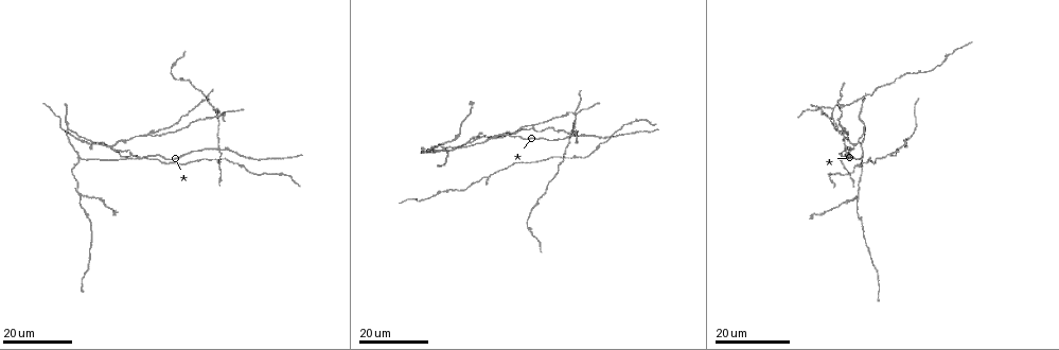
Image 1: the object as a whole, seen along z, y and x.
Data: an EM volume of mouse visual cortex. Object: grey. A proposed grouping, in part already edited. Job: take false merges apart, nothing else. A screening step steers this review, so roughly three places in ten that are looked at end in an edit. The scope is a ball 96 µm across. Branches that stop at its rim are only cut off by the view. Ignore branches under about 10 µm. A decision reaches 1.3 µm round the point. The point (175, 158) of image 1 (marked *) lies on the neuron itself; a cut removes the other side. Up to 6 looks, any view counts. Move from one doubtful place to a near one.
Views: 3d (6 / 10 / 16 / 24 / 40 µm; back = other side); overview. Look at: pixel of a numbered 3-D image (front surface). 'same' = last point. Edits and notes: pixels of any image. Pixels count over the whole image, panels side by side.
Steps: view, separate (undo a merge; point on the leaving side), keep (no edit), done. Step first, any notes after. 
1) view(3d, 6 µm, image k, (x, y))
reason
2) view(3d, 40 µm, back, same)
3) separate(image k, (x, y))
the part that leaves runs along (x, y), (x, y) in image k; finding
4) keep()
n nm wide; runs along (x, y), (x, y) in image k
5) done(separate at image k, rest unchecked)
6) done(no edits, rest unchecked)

view(3d, 16 µm, image 1, (220, 147))

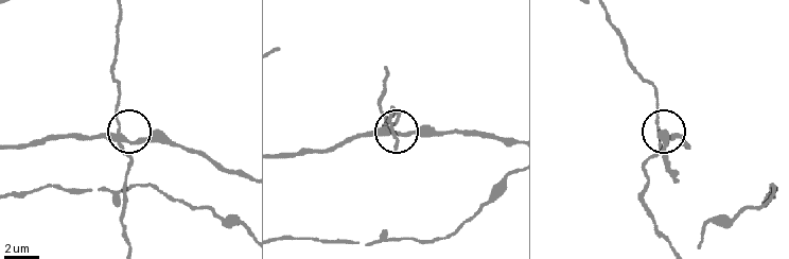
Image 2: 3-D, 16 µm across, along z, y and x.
view(3d, 10 µm, image 2, (120, 132))

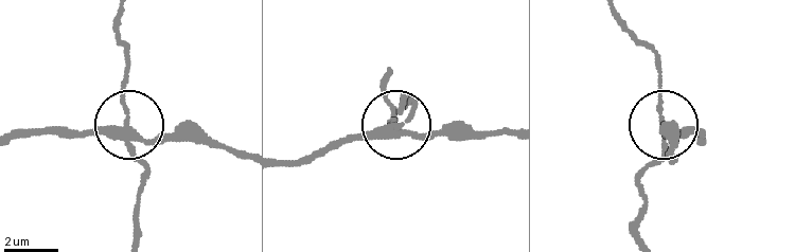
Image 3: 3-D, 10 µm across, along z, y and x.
view(3d, 6 µm, image 3, (127, 127))

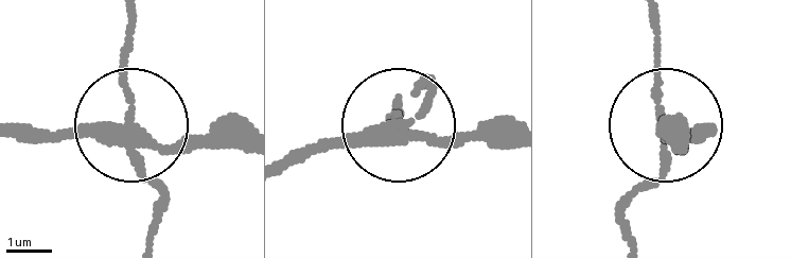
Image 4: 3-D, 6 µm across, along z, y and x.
separate(image 4, (121, 67))
the part that leaves runs along (123, 134), (123, 13) in image 4; two neurons meet here

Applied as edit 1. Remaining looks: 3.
view(overview)

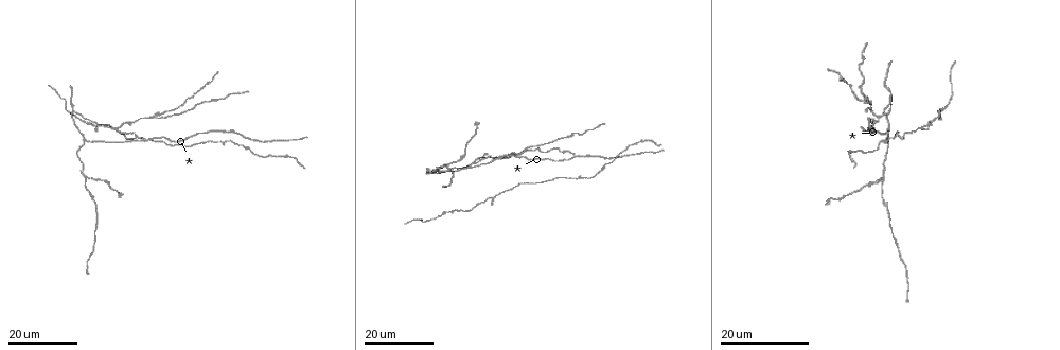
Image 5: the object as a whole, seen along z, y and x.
view(3d, 16 µm, image 5, (247, 149))

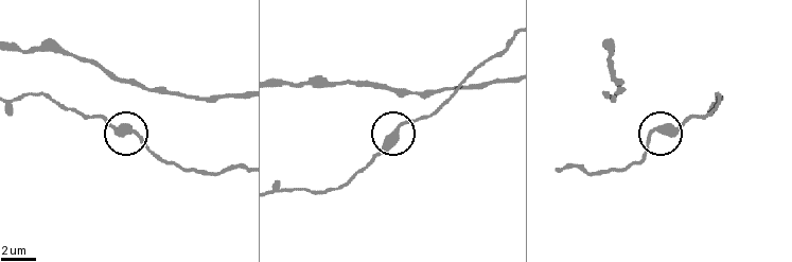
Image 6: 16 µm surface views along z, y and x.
view(3d, 6 µm, image 6, (132, 129))

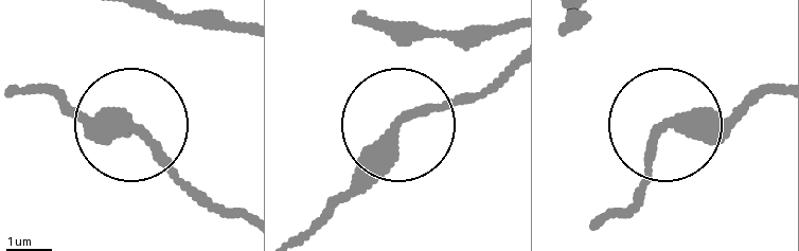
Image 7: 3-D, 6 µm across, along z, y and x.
keep()
side arm 22 µm; all the same neuron

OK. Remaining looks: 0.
done(separate at image 4, rest unchecked)

